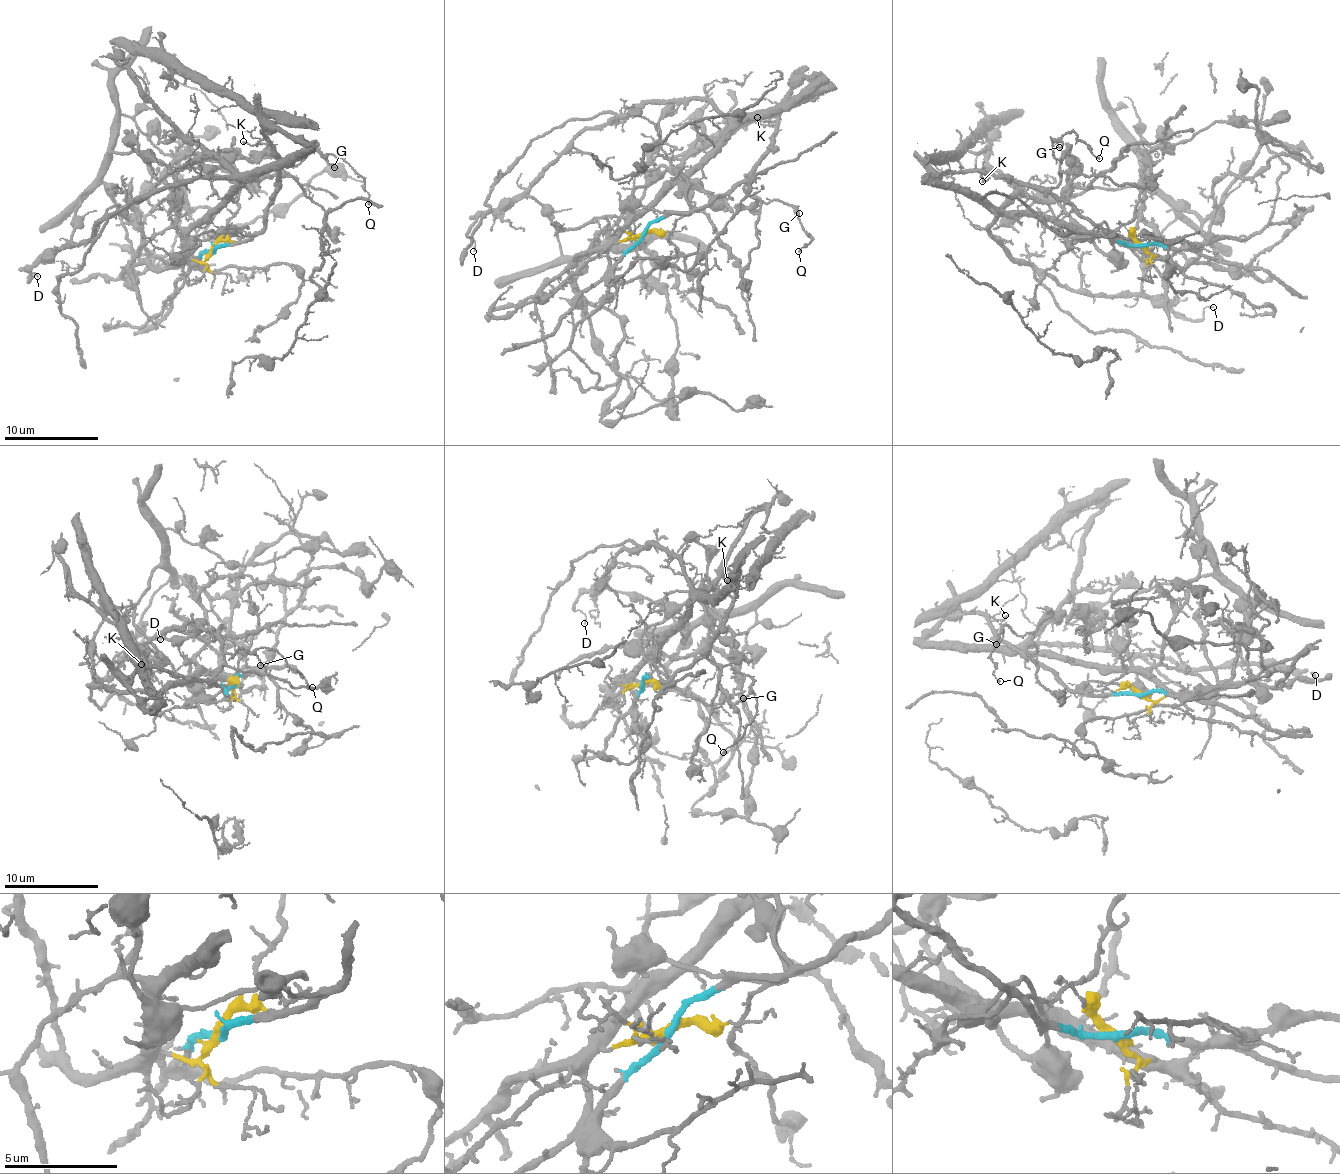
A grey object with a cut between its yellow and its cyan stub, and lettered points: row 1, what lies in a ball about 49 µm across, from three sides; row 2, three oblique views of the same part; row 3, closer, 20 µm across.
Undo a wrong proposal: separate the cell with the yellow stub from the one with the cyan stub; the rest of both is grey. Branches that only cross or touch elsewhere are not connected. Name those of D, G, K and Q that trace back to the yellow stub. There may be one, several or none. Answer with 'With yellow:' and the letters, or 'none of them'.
With yellow: D

